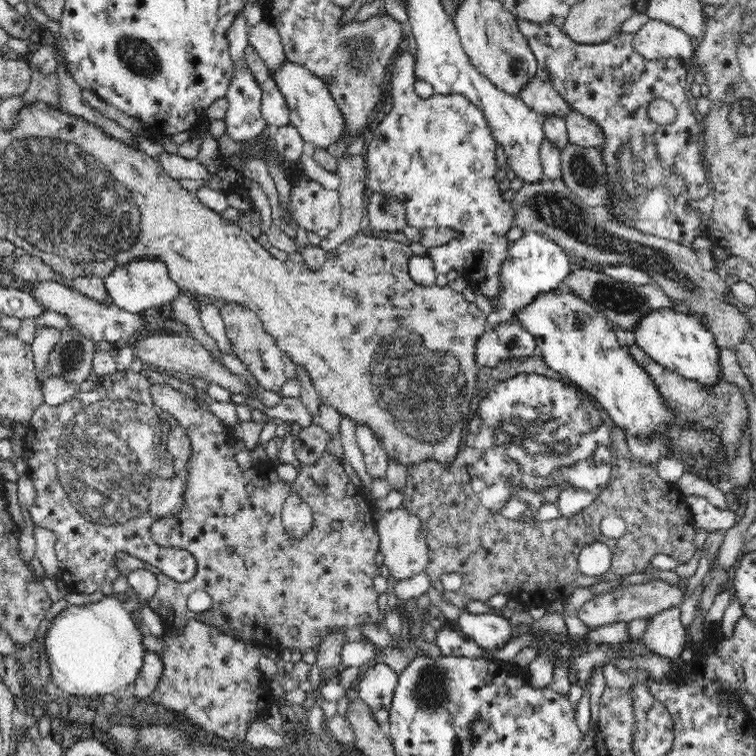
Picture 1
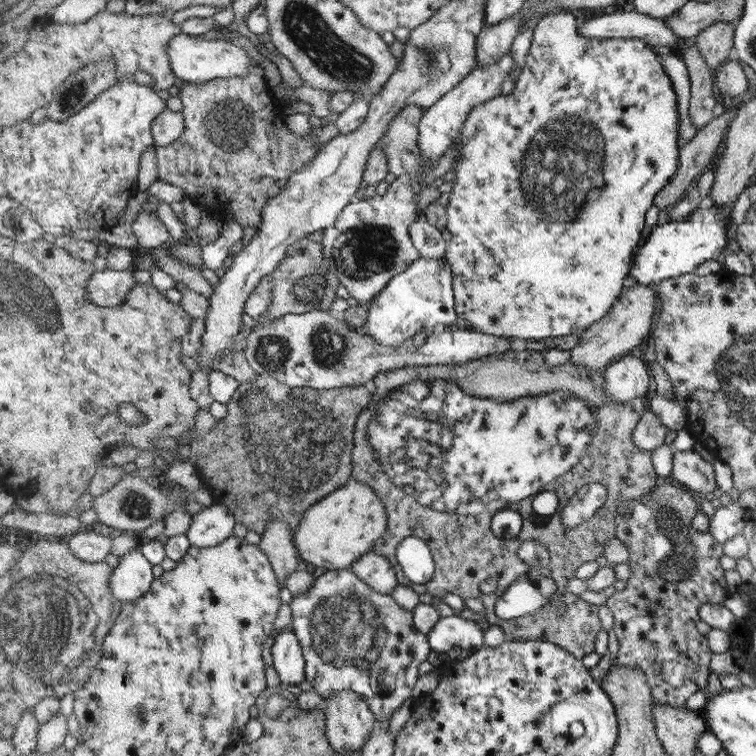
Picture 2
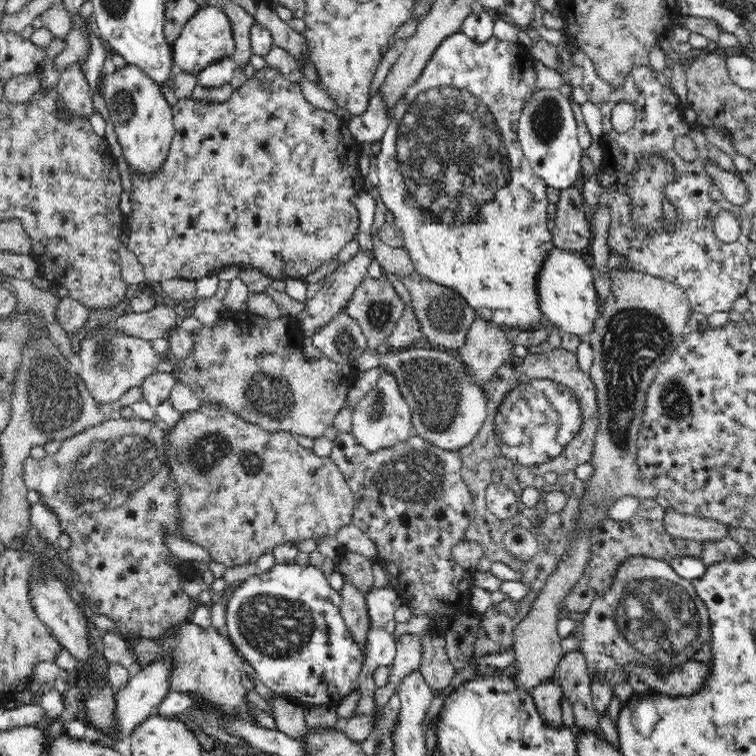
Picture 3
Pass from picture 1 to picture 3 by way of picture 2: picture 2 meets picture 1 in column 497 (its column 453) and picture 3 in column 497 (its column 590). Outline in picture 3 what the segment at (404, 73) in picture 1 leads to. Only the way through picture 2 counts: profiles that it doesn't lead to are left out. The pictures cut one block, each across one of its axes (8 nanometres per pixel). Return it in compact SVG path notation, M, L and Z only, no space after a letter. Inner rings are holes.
M453 33L448 36L432 54L418 80L407 88L399 98L397 105L391 110L392 117L389 126L381 138L381 150L376 155L370 155L370 170L368 180L373 188L378 190L386 208L394 215L395 223L404 235L403 248L410 255L415 270L430 281L452 288L465 300L465 303L478 313L482 320L498 324L504 329L516 327L520 331L535 331L542 325L539 293L537 292L540 268L544 260L555 248L548 219L548 199L546 198L546 183L540 176L535 175L532 165L523 153L517 137L519 116L521 115L526 96L536 91L536 69L534 58L530 52L518 42L505 42L494 36L484 43L471 40L466 34Z

